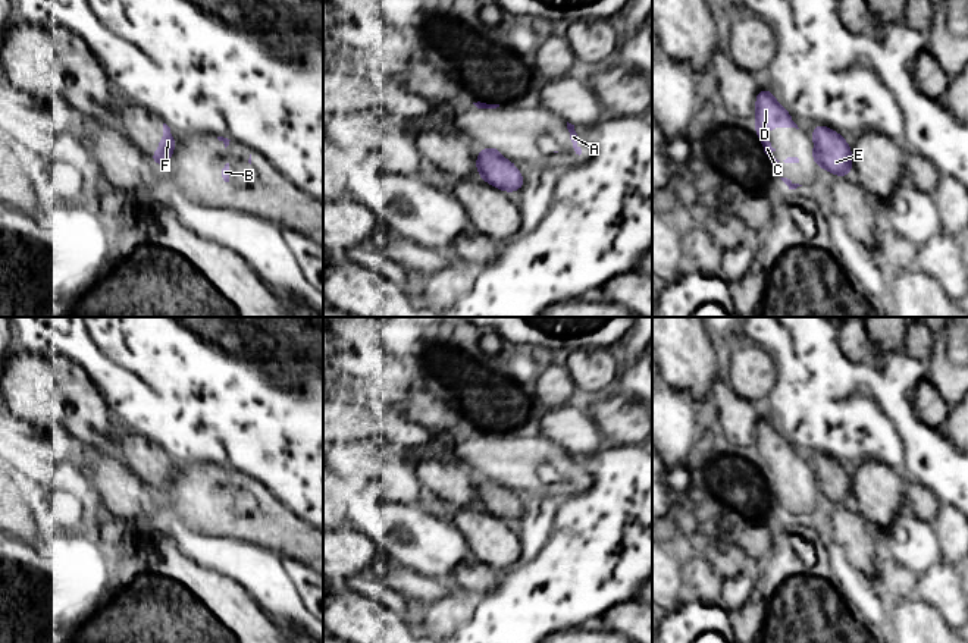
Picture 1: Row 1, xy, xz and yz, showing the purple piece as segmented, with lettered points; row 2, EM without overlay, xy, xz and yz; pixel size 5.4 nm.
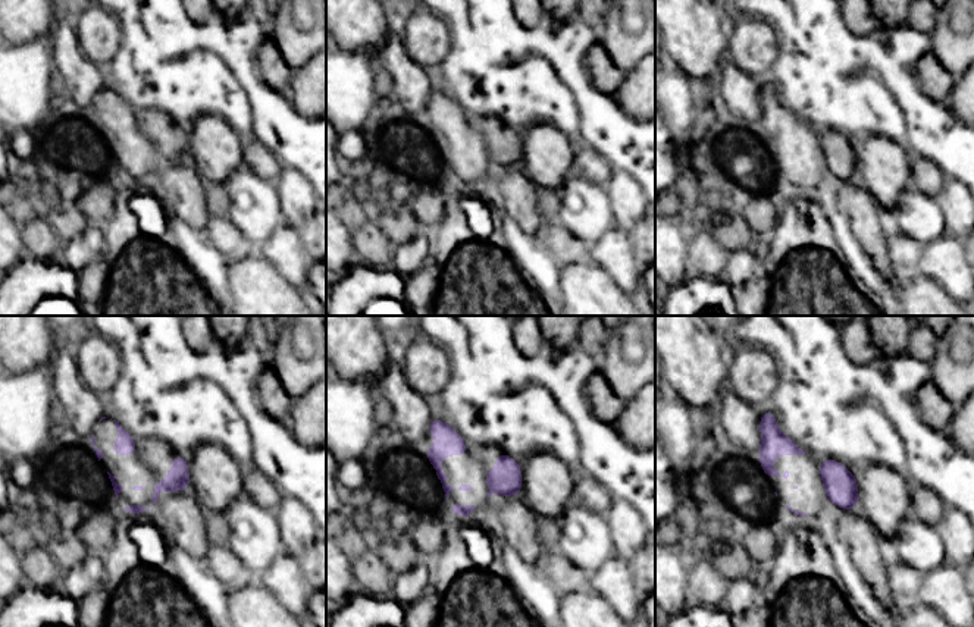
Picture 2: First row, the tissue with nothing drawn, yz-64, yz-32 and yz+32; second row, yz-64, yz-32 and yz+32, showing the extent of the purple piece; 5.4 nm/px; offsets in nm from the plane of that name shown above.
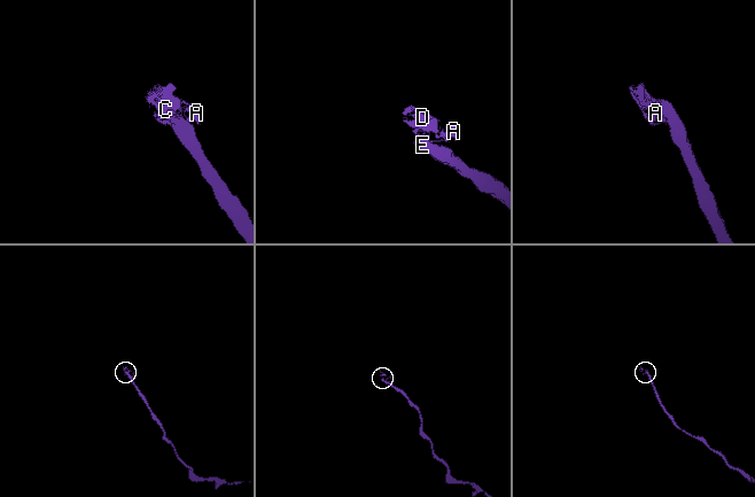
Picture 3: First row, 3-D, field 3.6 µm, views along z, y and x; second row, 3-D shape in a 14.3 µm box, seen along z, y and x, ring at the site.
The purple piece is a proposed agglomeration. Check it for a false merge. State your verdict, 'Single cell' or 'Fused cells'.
Fused cells

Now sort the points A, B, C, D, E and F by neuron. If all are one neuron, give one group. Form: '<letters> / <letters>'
A B C D / E F

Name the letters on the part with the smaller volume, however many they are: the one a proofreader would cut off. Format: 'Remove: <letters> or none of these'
Remove: A, B, C, D

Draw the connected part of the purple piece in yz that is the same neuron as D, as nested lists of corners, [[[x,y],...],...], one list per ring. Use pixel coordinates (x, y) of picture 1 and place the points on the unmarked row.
[[[761,417],[756,421],[756,432],[755,432],[755,449],[756,452],[752,454],[758,468],[762,474],[764,482],[771,489],[771,493],[774,496],[777,489],[771,484],[776,477],[771,476],[771,468],[767,464],[767,457],[798,457],[798,454],[793,451],[790,442],[773,426],[771,420],[767,417]]]

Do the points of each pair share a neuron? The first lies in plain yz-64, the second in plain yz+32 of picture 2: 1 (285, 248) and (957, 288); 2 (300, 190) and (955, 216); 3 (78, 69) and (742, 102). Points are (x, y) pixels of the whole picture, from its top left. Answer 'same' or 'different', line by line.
1: same
2: same
3: same

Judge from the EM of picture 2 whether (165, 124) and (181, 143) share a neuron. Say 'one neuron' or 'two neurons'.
one neuron

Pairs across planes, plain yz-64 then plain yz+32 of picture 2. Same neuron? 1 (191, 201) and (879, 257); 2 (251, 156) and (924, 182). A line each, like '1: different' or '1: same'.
1: same
2: same

